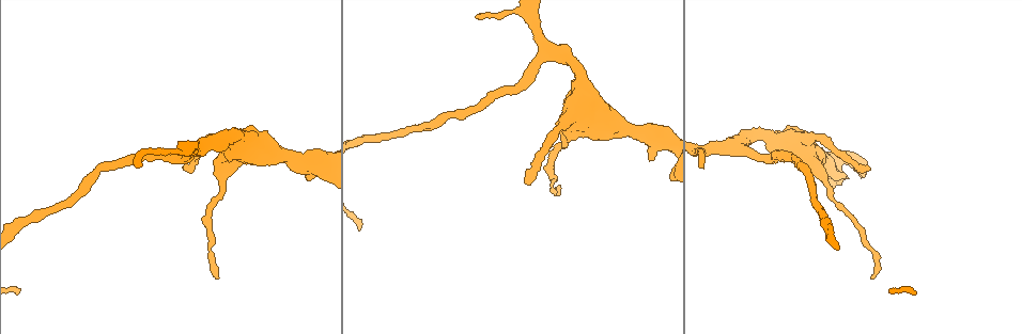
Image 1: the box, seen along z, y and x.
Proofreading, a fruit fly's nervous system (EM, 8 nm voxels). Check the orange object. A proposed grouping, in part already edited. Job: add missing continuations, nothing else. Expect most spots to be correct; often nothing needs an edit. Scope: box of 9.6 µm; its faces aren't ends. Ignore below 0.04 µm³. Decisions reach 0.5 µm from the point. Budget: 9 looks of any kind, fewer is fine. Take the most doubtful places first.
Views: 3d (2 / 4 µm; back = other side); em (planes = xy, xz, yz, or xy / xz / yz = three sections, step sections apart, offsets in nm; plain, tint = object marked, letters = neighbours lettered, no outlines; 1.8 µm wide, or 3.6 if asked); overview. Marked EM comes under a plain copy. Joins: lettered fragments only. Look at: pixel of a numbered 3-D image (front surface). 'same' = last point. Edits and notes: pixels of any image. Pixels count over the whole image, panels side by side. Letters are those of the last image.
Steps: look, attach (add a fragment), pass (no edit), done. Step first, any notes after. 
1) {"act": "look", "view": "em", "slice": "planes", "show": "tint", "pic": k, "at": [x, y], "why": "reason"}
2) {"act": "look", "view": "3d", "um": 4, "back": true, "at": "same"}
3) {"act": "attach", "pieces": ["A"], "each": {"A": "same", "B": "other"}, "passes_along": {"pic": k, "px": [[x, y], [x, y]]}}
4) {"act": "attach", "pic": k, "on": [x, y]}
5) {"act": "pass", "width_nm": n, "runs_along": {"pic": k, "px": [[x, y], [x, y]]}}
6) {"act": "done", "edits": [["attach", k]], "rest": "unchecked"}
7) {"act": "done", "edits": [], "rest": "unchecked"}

{"act": "look", "view": "em", "um": 3.6, "slice": "xy", "step": 8, "show": "letters", "pic": 1, "at": [868, 168], "why": "end of a long branch"}

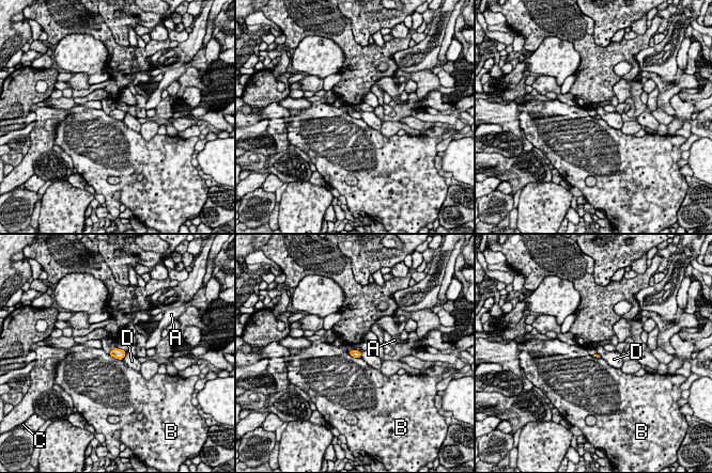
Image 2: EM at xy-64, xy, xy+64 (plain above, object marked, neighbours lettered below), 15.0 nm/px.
{"act": "pass", "each": {"A": "other", "B": "other", "C": "other", "D": "other"}, "border": {"pic": 2, "px": [[354, 348], [360, 352], [361, 357]]}, "found": "no lettered fragment goes on from it"}

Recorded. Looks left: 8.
{"act": "look", "view": "em", "slice": "planes", "show": "letters", "pic": 1, "at": [138, 166], "why": "an open end"}

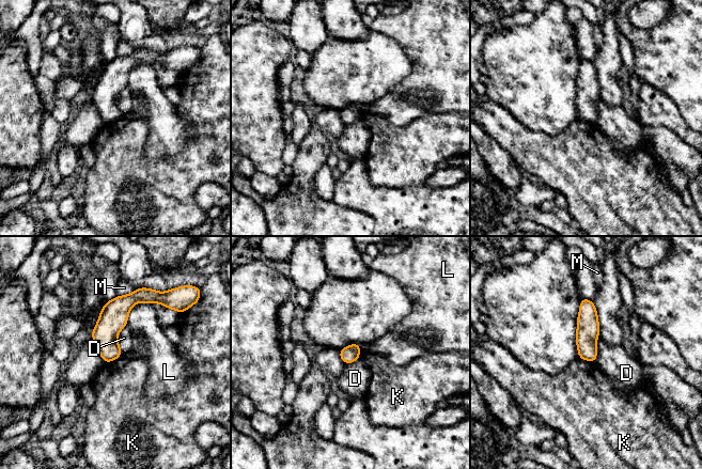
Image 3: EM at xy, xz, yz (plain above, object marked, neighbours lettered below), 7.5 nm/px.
{"act": "pass", "width_nm": 130, "longest_contact_nm": ["L", 240], "each": {"D": "other", "K": "other", "L": "other", "M": "other"}, "found": "no lettered fragment goes on from it"}

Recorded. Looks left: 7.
{"act": "look", "view": "em", "um": 3.6, "slice": "planes", "show": "letters", "pic": 1, "at": [575, 119], "why": "thick turns thin"}

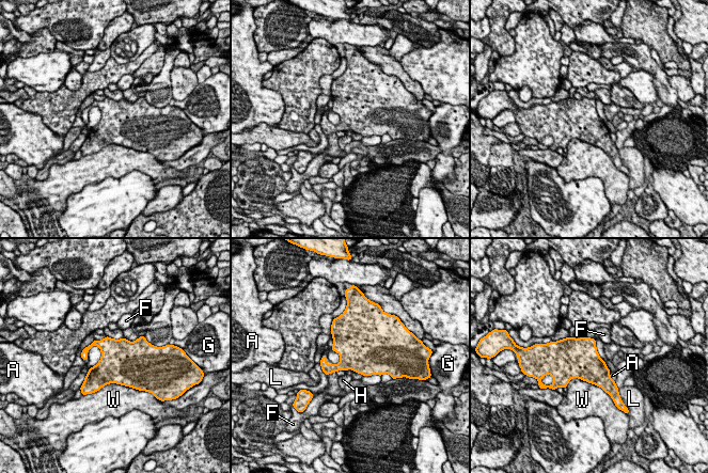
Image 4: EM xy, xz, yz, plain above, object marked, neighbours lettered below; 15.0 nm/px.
{"act": "pass", "each": {"A": "other", "F": "other", "G": "other", "H": "other", "L": "other", "W": "other"}, "border": {"pic": 4, "px": [[140, 335], [134, 341], [122, 337]]}, "found": "no lettered fragment goes on from it"}

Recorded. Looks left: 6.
{"act": "look", "view": "em", "slice": "planes", "show": "letters", "pic": 1, "at": [871, 276], "why": "free end"}

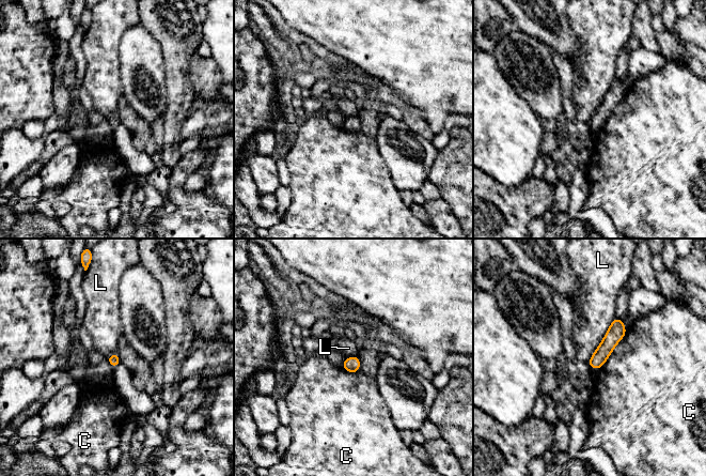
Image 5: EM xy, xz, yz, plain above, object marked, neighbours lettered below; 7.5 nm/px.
{"act": "pass", "longest_contact_nm": ["L", 420], "each": {"C": "other", "L": "other"}, "found": "none of them fits"}

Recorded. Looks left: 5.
{"act": "done", "edits": [], "rest": "unchecked"}

